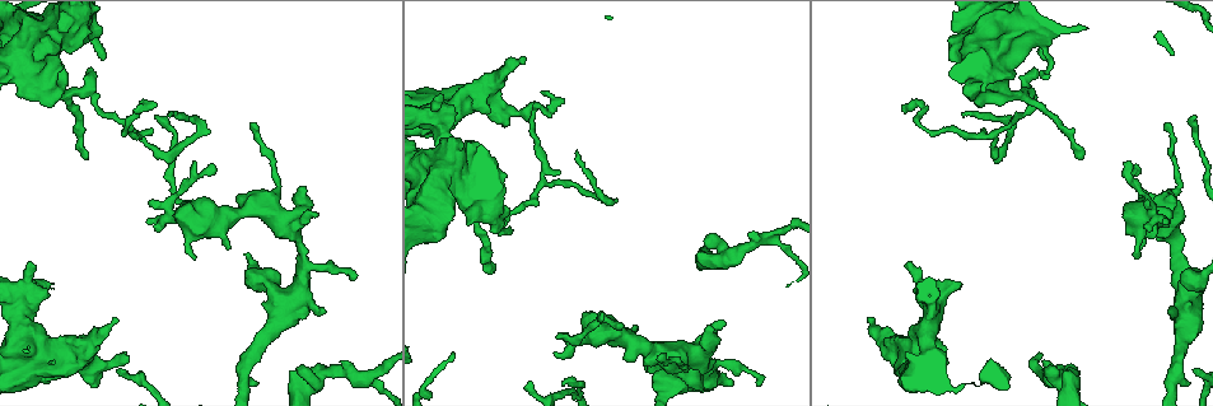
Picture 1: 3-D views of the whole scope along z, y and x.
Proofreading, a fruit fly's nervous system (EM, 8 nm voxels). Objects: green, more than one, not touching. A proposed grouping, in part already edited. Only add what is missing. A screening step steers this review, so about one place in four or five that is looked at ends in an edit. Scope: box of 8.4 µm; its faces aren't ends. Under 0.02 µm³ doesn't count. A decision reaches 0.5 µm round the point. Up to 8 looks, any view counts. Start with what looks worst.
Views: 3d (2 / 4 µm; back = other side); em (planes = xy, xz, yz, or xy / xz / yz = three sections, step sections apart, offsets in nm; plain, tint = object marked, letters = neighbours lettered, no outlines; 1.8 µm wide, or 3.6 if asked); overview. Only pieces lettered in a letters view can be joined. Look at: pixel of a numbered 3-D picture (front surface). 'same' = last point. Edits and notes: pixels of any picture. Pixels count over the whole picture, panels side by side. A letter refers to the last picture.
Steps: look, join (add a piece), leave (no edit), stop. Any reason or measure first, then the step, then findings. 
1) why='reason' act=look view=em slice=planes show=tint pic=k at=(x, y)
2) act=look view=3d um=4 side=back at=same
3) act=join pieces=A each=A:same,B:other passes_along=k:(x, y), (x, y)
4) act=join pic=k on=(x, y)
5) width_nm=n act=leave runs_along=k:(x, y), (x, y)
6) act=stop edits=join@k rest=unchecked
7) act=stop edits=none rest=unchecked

why='branch stops here' act=look view=em slice=planes show=plain pic=1 at=(958, 289)

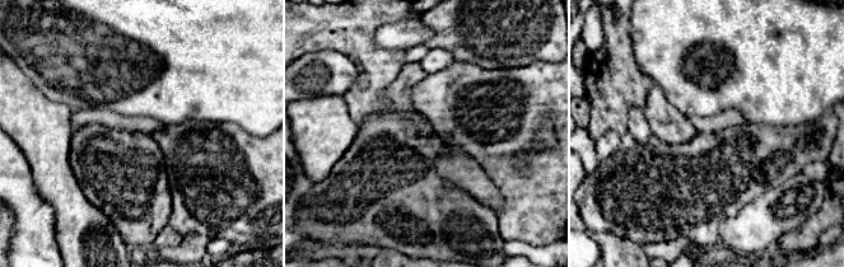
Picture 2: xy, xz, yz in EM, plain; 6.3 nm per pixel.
why='what lies round it' act=look view=em slice=planes show=letters at=same

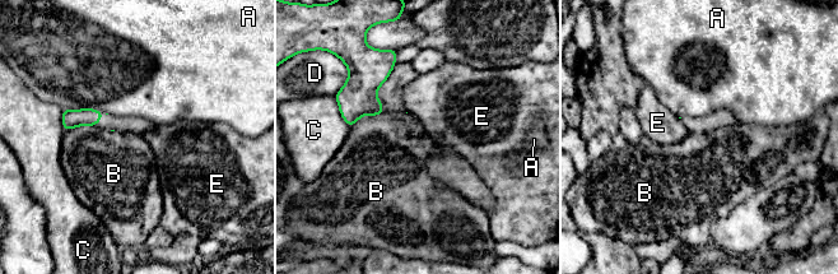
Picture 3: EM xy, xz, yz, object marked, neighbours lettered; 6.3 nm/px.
act=leave each=A:other,B:other,C:other,D:other,E:other border=3:(396, 64), (382, 111), (350, 128) found='no lettered piece goes on from it'

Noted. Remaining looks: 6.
why='an open end' act=look view=3d um=2 pic=1 at=(1046, 370)

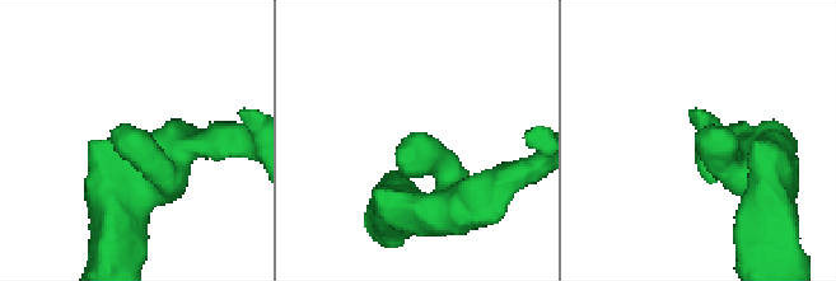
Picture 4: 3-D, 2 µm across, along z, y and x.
act=look view=em slice=xy step=8 show=letters pic=4 at=(133, 132)

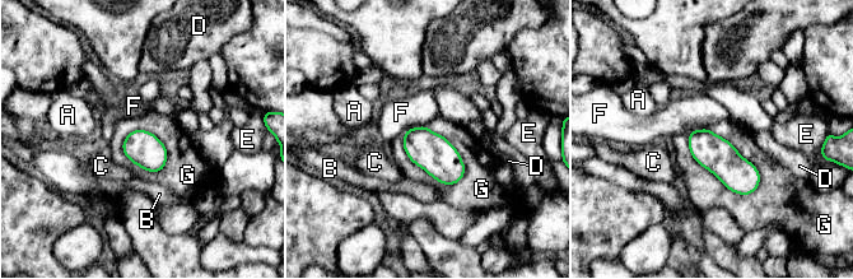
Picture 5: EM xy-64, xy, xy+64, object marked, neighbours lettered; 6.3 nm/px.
act=look view=em slice=planes show=letters at=same

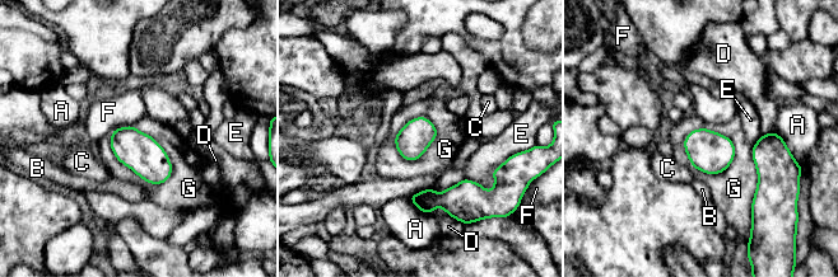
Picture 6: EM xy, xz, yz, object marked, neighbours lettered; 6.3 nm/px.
longest_contact=G:460nm act=leave each=A:other,B:other,C:other,D:other,E:other,F:other,G:other border=6:(110, 135), (142, 178), (171, 175) found='none of them fits'

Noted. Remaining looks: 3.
why='branch stops here' act=look view=3d um=2 pic=1 at=(558, 338)

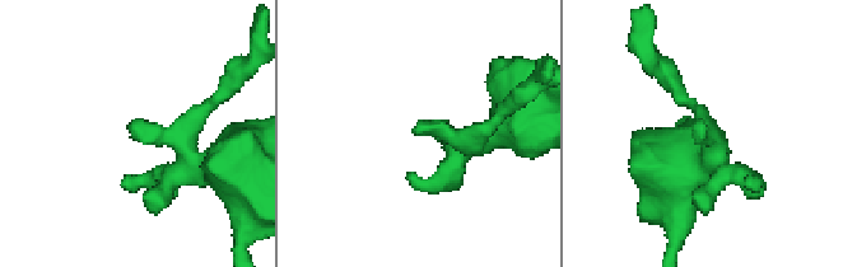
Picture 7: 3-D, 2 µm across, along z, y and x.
act=look view=em slice=xz step=4 show=letters pic=7 at=(698, 123)

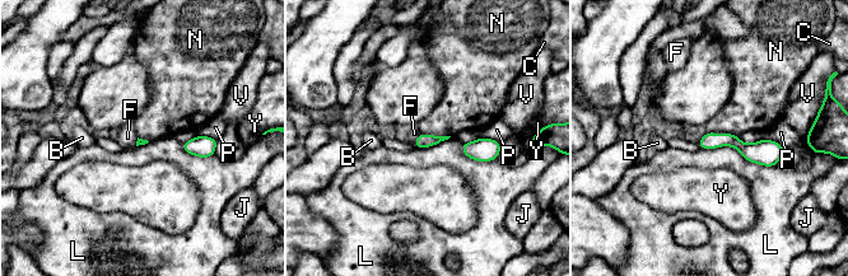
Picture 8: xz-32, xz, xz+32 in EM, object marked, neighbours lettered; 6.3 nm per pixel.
act=leave each=B:other,C:other,F:other,J:other,L:other,N:other,P:other,V:other,Y:other runs_along=8:(703, 143), (779, 151) found='none of them fits'

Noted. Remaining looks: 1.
act=stop edits=none rest=unchecked

